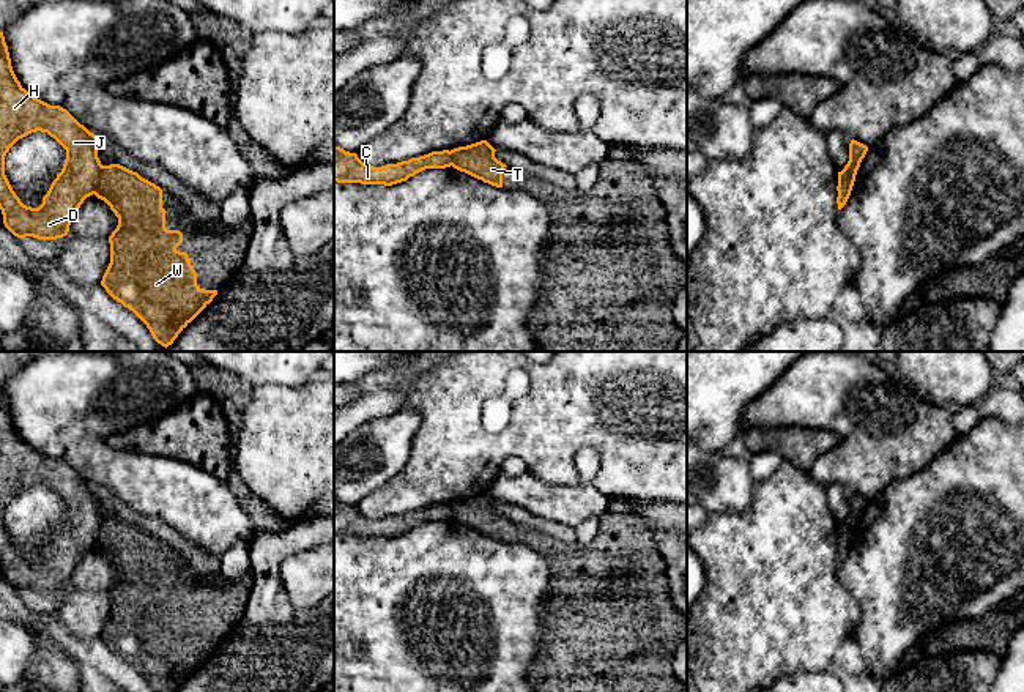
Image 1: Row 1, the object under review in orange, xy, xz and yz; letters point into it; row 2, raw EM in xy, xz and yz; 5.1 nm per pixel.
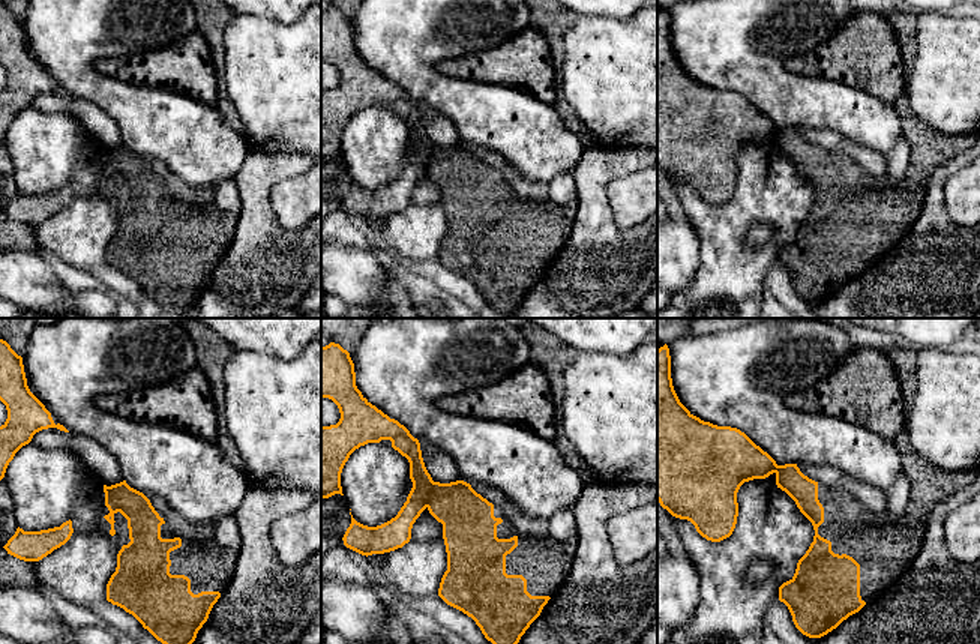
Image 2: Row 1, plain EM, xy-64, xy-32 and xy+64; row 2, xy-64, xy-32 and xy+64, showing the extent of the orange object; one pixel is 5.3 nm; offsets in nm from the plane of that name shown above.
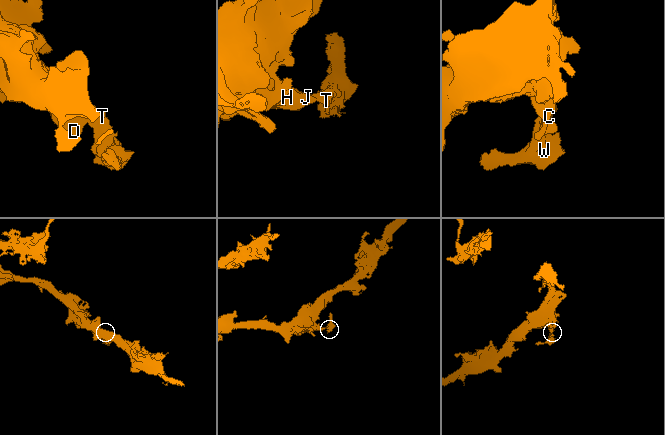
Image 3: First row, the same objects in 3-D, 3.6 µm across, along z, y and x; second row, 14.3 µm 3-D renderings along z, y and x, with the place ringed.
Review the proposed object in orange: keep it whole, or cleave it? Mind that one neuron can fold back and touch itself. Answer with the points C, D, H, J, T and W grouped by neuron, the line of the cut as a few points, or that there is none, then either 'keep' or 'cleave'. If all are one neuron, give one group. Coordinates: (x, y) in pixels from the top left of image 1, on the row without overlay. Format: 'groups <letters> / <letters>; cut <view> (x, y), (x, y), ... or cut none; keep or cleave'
groups C D H J / T W; cut xy (104, 519), (98, 541), (93, 546); cleave

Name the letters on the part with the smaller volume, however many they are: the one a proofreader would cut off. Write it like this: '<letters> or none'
T, W

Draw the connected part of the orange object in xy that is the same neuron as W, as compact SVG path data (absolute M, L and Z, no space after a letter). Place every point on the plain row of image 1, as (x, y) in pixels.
M110 517L101 523L95 549L118 571L101 638L147 678L153 692L176 692L217 643L200 642L187 607L176 602L183 586L165 582L162 542Z

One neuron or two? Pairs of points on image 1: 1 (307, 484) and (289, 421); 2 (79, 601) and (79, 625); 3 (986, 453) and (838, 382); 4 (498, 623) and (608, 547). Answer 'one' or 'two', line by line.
1: one
2: one
3: two
4: two

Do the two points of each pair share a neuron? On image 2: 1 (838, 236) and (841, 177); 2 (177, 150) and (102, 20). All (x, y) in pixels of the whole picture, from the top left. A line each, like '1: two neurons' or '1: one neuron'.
1: one neuron
2: one neuron

